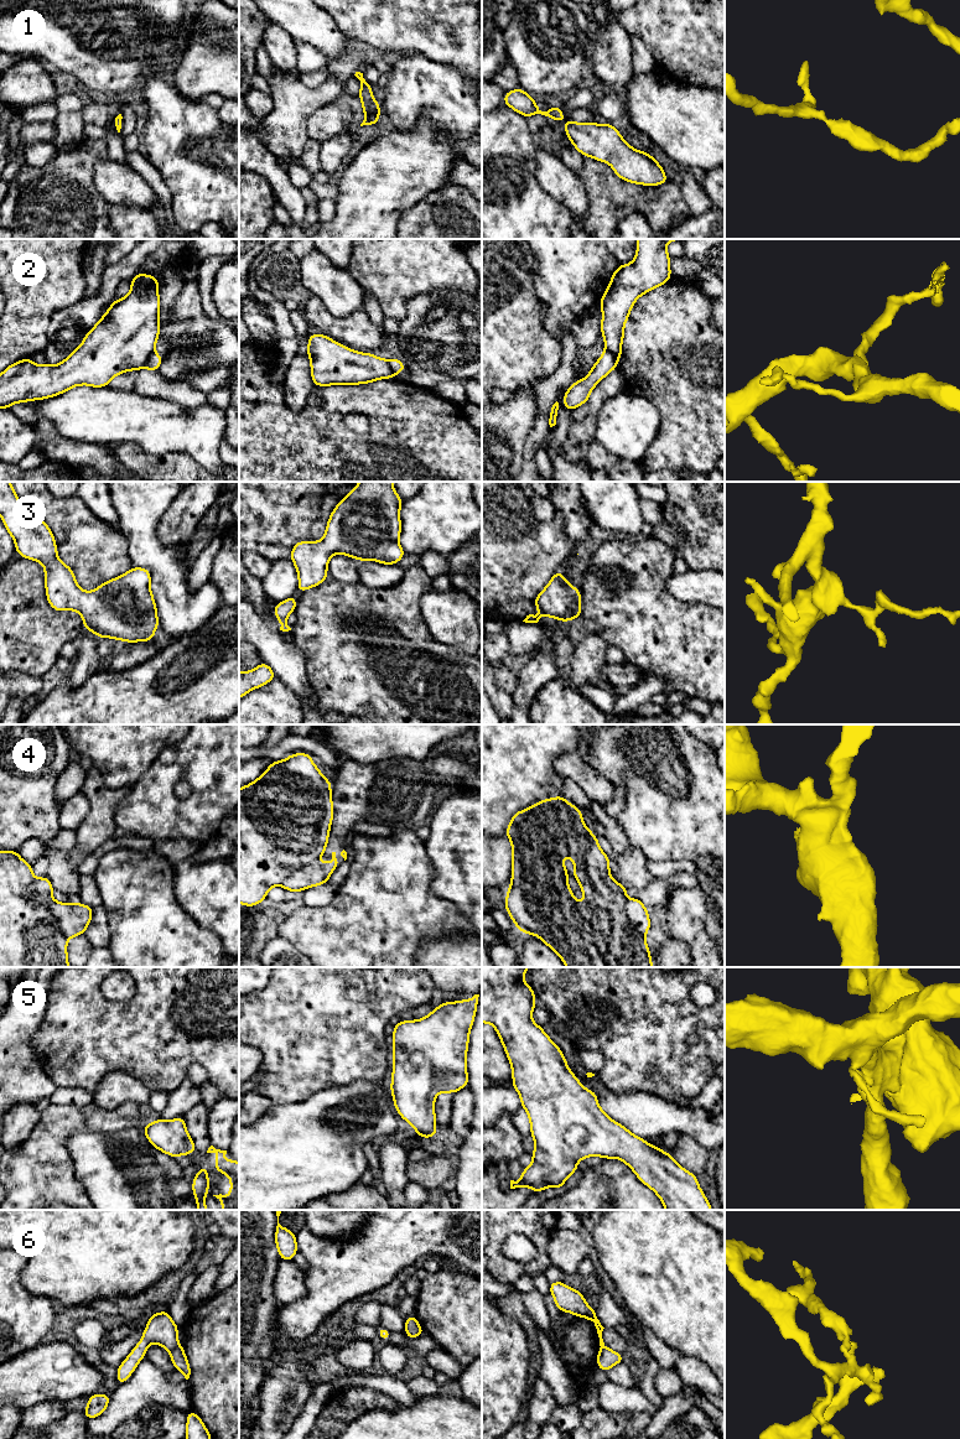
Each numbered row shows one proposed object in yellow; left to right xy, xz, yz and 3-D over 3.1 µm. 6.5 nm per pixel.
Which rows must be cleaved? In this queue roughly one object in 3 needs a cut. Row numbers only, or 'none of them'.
2, 4, 6

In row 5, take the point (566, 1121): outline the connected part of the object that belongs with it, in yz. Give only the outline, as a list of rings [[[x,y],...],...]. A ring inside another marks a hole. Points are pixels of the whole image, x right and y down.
[[[482,967],[482,1023],[489,1023],[495,1028],[504,1046],[512,1065],[512,1087],[518,1091],[521,1107],[529,1116],[530,1134],[535,1142],[535,1149],[531,1153],[533,1163],[521,1170],[519,1181],[510,1180],[510,1189],[533,1188],[534,1194],[550,1186],[560,1190],[577,1170],[577,1163],[582,1158],[598,1155],[624,1162],[637,1178],[659,1196],[665,1210],[712,1210],[705,1193],[699,1186],[697,1176],[679,1165],[670,1153],[664,1153],[660,1147],[650,1146],[645,1139],[634,1136],[624,1126],[611,1119],[600,1107],[596,1092],[585,1089],[567,1067],[560,1048],[531,1019],[536,999],[533,988],[523,981],[528,970],[529,967]]]

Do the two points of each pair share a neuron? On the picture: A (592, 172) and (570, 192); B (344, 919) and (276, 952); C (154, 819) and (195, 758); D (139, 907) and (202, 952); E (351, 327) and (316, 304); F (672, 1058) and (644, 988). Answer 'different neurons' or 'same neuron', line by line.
A: different neurons
B: different neurons
C: same neuron
D: same neuron
E: same neuron
F: same neuron

